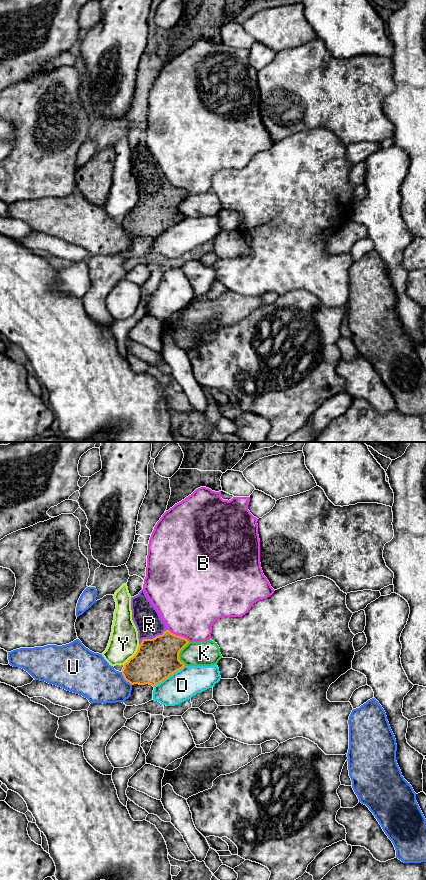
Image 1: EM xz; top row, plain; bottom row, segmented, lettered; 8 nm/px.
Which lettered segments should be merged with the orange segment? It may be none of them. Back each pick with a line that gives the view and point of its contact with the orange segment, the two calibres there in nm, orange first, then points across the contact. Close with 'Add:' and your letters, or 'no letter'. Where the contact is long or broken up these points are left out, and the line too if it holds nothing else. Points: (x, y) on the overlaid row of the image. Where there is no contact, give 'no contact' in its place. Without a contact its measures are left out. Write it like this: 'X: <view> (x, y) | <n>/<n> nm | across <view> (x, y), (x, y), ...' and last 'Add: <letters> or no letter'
R: xz (153, 638) | 340/220 nm
Add: R

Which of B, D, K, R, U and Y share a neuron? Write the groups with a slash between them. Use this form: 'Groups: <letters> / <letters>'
Groups: B / D / K / R / U / Y

